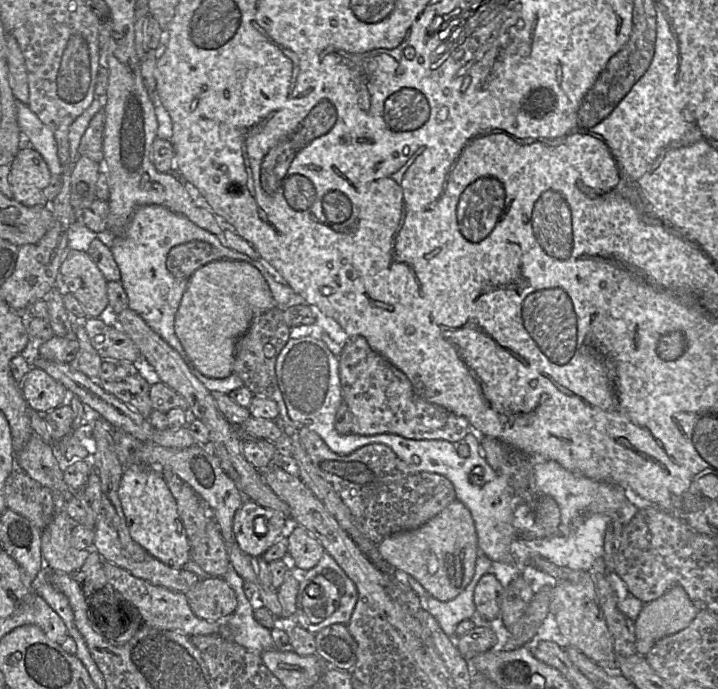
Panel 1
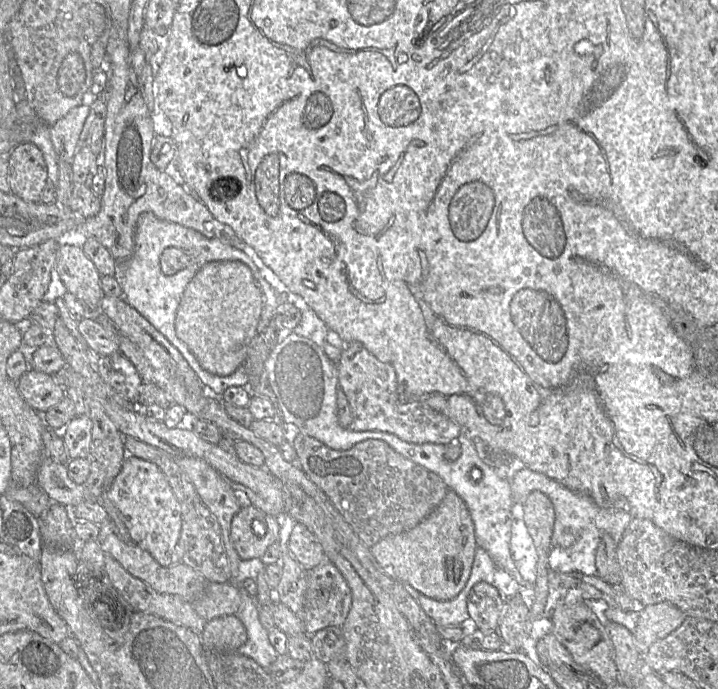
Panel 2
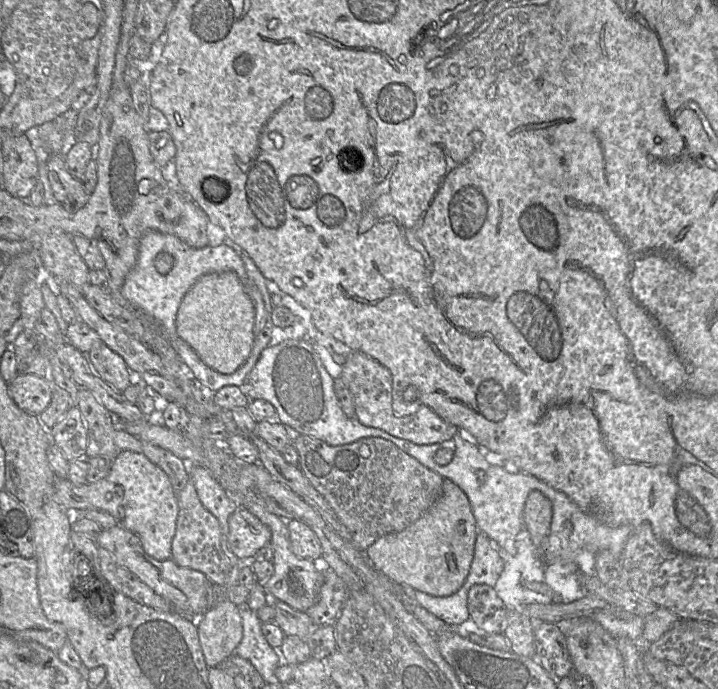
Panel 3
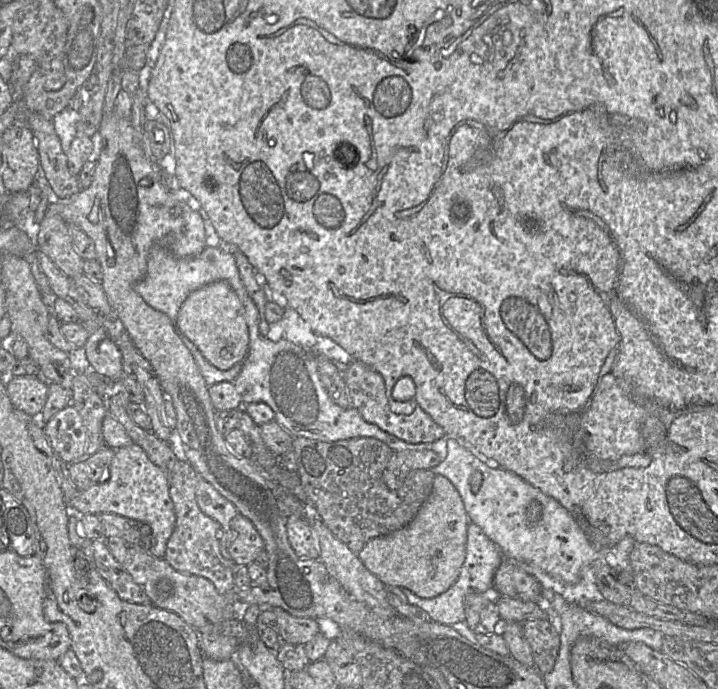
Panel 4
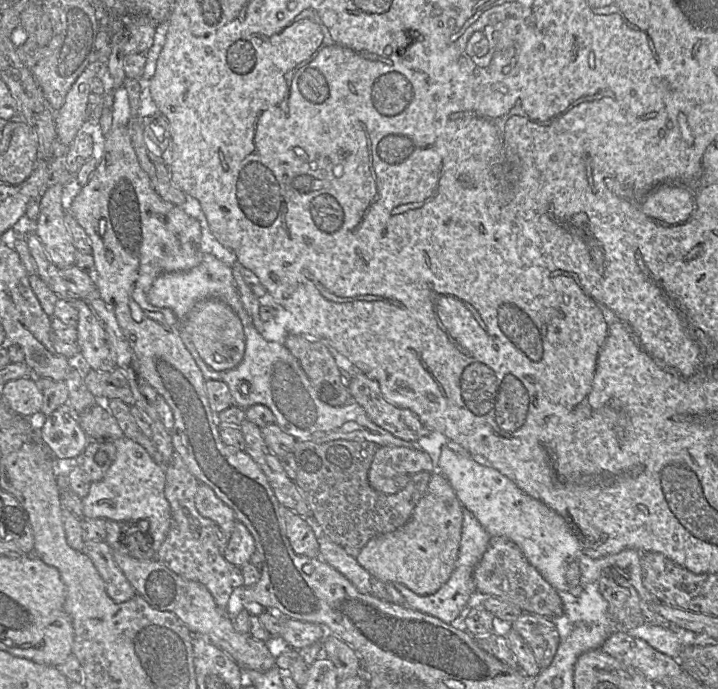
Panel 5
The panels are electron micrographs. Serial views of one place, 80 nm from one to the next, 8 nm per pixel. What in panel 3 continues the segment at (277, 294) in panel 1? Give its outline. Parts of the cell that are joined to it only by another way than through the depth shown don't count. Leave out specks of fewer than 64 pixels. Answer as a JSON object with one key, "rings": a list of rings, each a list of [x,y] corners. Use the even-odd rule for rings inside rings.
{"rings":[[[149,230],[142,236],[138,247],[138,258],[135,266],[127,274],[123,286],[123,297],[145,316],[155,321],[163,336],[167,339],[180,359],[189,367],[193,376],[199,384],[208,392],[214,393],[227,385],[242,386],[248,378],[249,373],[257,363],[261,352],[269,346],[273,323],[269,314],[266,315],[266,323],[255,342],[250,354],[243,365],[232,374],[222,374],[207,366],[197,353],[181,339],[176,331],[176,316],[180,303],[187,291],[195,282],[206,274],[233,272],[240,282],[242,278],[249,279],[241,257],[229,246],[220,244],[202,248],[193,248],[184,243],[177,236]],[[161,252],[167,252],[173,257],[173,267],[166,274],[160,274],[155,267],[156,256]]]}

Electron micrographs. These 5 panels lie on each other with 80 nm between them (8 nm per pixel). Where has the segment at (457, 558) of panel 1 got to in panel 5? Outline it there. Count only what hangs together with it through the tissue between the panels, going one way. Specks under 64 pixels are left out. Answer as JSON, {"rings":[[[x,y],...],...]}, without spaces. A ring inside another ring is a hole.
{"rings":[[[433,472],[427,490],[415,506],[410,519],[392,532],[371,538],[363,546],[356,560],[373,578],[384,583],[401,583],[418,595],[434,594],[450,578],[458,558],[463,522],[462,510],[463,506],[446,477]]]}

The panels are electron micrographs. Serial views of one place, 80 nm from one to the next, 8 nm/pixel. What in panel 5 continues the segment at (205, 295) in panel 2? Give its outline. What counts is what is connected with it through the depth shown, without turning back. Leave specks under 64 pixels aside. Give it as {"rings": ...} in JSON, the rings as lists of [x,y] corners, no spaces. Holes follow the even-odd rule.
{"rings":[[[218,299],[198,302],[188,313],[185,329],[201,357],[215,371],[229,371],[242,361],[245,353],[245,335],[242,322],[229,305]]]}

